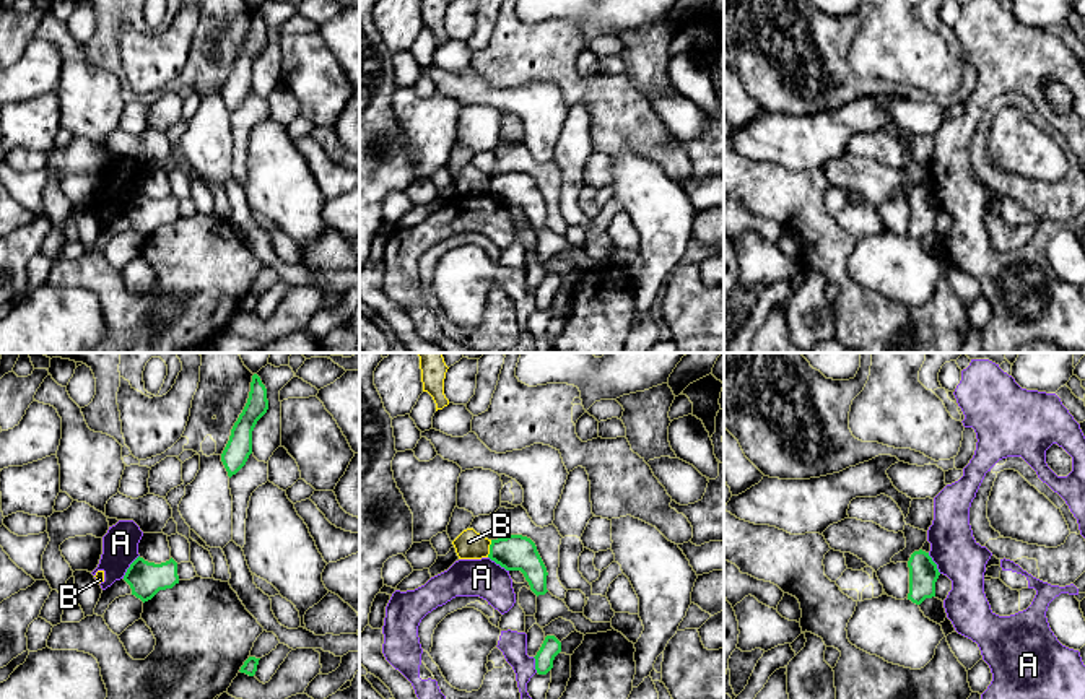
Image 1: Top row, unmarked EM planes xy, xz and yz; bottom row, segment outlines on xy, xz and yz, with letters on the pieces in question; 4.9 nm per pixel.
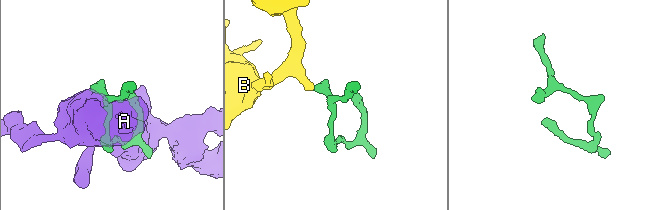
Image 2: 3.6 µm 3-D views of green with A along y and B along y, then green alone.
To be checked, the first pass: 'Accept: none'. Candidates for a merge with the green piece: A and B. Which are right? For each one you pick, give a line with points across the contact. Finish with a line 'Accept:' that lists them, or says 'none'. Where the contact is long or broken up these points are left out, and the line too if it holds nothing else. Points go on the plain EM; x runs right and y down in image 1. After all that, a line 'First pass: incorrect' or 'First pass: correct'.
Accept: none
First pass: correct

